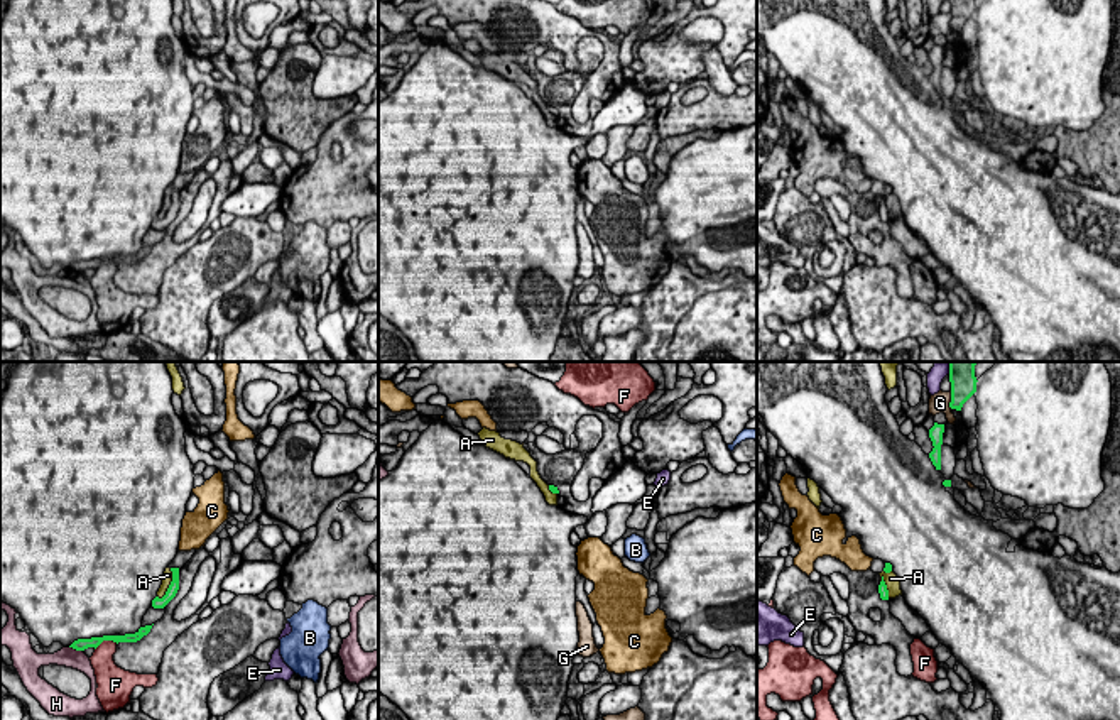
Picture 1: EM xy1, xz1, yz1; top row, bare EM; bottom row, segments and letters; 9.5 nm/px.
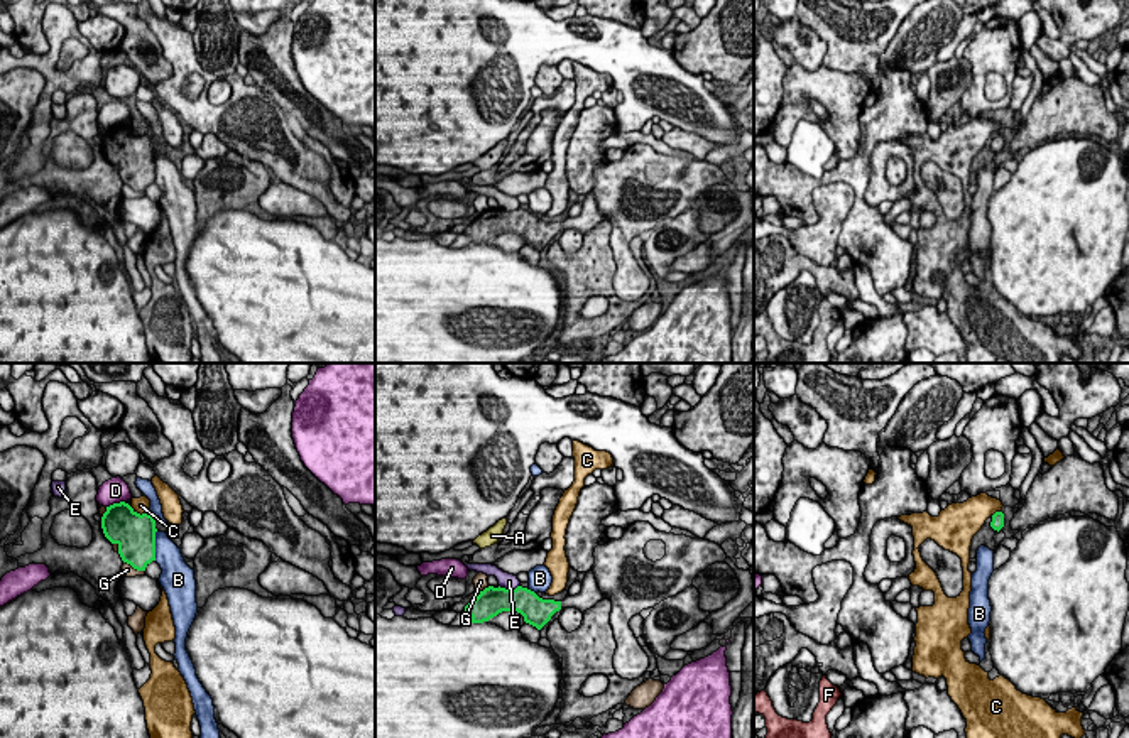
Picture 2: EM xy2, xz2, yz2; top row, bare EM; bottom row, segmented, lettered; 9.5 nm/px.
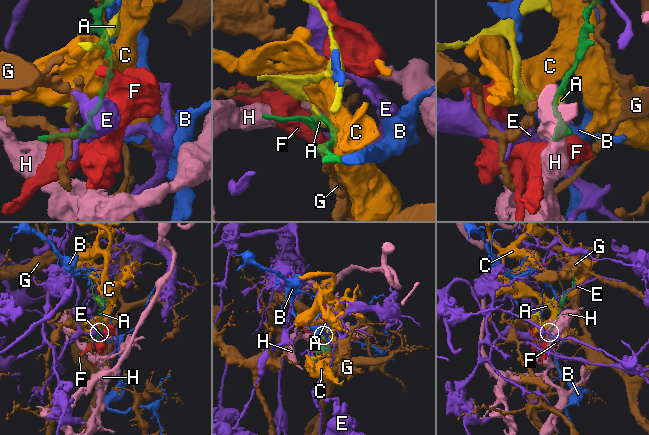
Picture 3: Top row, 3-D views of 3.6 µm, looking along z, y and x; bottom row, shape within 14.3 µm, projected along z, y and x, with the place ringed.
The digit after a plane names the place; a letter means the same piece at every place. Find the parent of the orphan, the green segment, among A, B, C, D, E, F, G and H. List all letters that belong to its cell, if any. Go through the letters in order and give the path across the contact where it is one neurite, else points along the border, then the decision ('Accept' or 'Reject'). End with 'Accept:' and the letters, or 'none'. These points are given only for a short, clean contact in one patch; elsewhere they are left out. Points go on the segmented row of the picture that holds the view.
A: Boundary: xy1 (171, 568), (171, 583), (159, 599). Reject
B: Boundary: xy2 (158, 531), (154, 559). Reject
C: Reject
D: Boundary: xy2 (124, 500), (107, 507). Reject
E: Reject
F: Reject
G: Reject
H: Boundary: xy1 (70, 646), (81, 651). Reject
Accept: none

